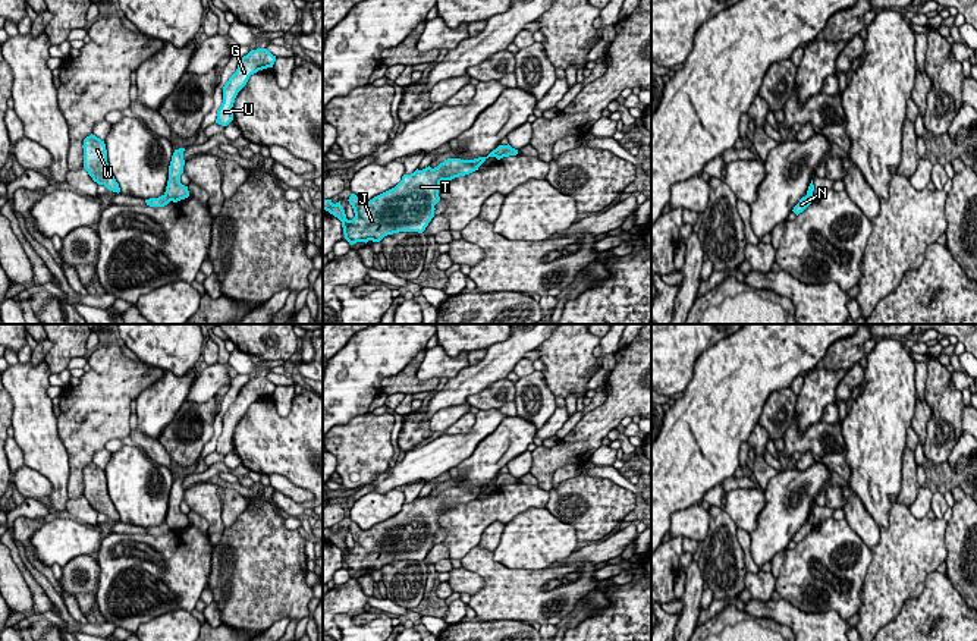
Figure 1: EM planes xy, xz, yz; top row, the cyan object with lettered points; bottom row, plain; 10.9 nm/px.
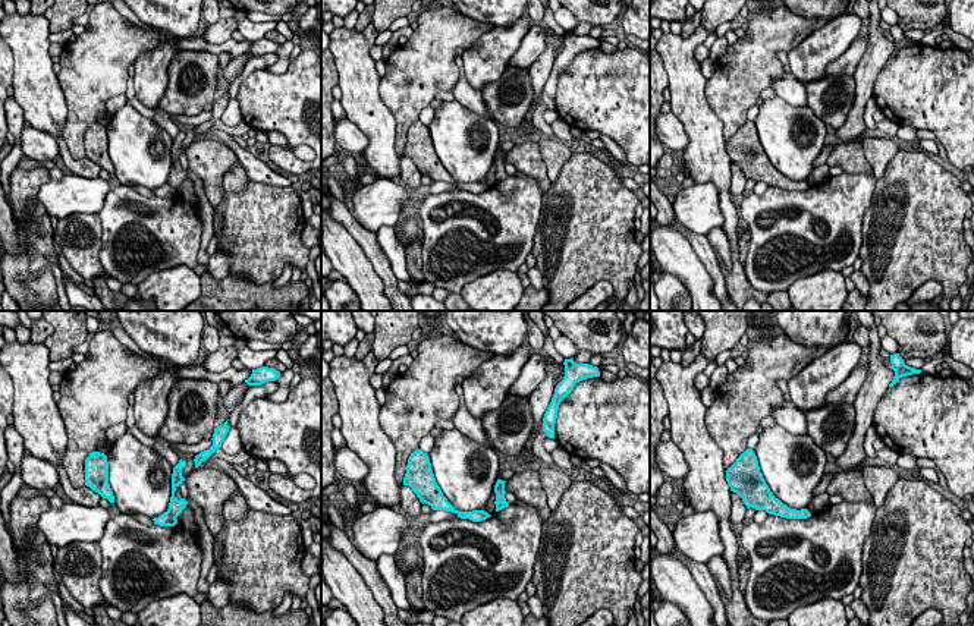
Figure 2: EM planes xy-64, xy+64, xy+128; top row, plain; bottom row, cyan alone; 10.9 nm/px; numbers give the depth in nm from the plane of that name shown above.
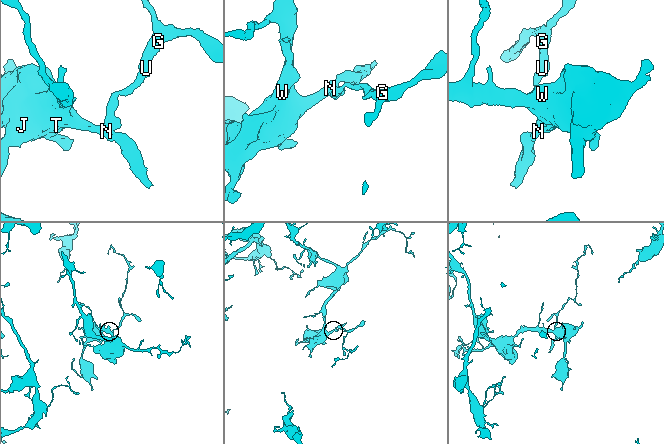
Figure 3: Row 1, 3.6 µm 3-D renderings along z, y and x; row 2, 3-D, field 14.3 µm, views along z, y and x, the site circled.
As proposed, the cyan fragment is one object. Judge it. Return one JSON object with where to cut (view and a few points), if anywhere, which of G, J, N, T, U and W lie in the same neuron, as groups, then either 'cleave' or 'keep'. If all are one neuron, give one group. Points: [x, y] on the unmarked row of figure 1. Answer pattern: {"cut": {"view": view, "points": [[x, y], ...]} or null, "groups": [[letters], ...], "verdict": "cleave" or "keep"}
{"cut": {"view": "xy", "points": [[165, 521], [170, 528]]}, "groups": [["G", "U"], ["J", "N", "T", "W"]], "verdict": "cleave"}

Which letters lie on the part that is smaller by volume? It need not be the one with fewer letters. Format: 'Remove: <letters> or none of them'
Remove: G, U

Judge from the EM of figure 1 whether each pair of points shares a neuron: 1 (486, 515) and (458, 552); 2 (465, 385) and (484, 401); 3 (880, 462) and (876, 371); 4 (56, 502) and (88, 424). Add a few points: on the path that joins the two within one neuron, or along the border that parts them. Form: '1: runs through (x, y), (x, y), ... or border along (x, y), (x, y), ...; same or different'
1: runs through (477, 524), (459, 543); same
2: border along (505, 377), (473, 393), (465, 401); different
3: runs through (880, 440), (880, 393); same
4: border along (60, 437), (68, 459), (69, 497); different

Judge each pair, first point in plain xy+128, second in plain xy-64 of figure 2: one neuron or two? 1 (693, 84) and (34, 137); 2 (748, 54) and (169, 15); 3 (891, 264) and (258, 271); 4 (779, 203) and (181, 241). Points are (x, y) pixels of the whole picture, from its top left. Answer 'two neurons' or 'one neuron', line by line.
1: two neurons
2: two neurons
3: one neuron
4: one neuron

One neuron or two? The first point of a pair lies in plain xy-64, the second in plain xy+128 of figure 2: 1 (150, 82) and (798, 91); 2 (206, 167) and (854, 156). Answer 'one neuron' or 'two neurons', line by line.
1: two neurons
2: one neuron

